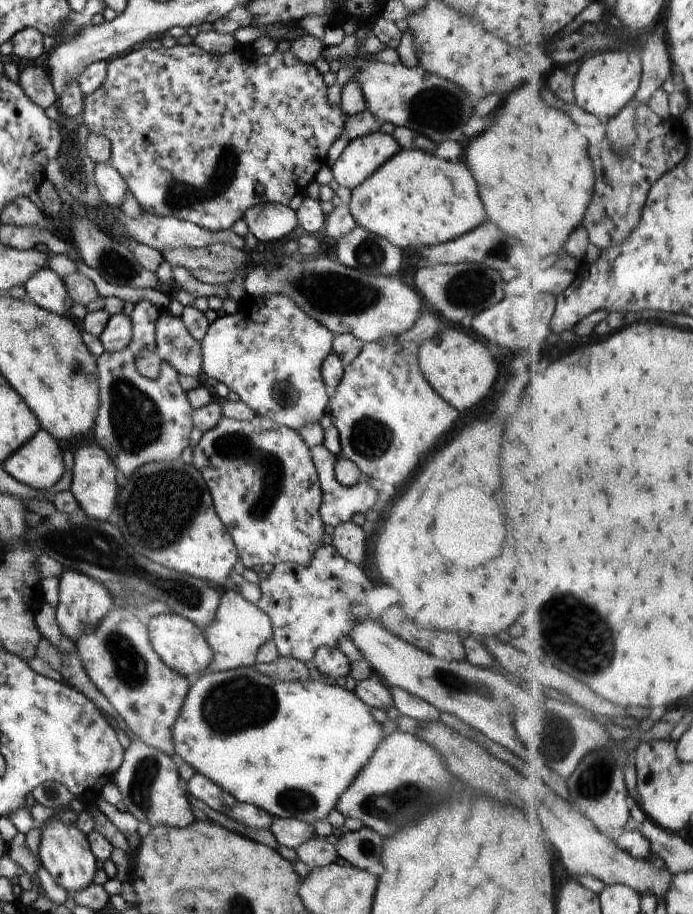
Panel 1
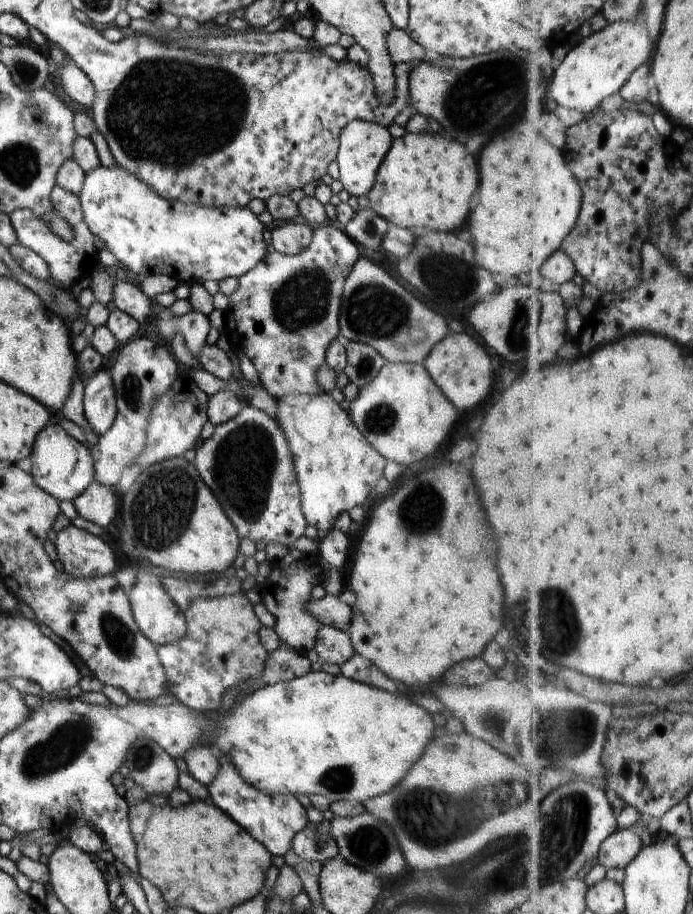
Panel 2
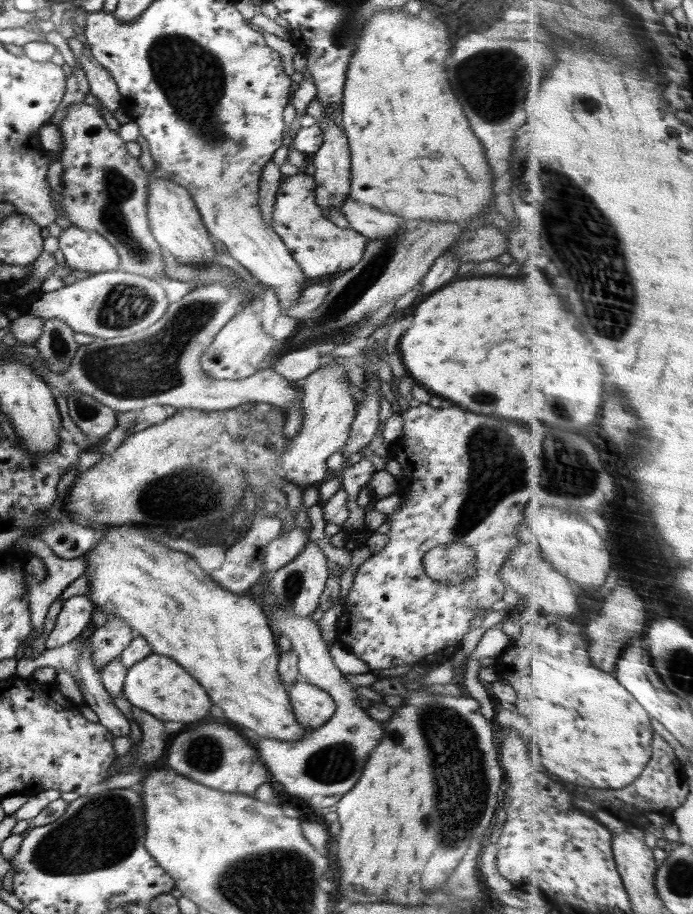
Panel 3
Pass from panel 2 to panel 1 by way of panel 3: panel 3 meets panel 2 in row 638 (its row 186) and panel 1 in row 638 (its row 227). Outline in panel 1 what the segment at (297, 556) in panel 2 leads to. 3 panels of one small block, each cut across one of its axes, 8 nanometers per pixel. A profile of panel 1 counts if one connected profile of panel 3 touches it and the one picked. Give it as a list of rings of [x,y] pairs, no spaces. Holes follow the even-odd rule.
[[[325,544],[320,545],[314,552],[310,564],[277,564],[268,578],[259,582],[259,587],[261,597],[256,605],[270,617],[273,628],[272,639],[280,657],[296,659],[305,665],[310,665],[318,648],[338,648],[340,640],[350,638],[350,632],[354,632],[354,624],[370,618],[370,606],[366,596],[372,588],[375,588],[361,566],[342,558],[333,545]]]

